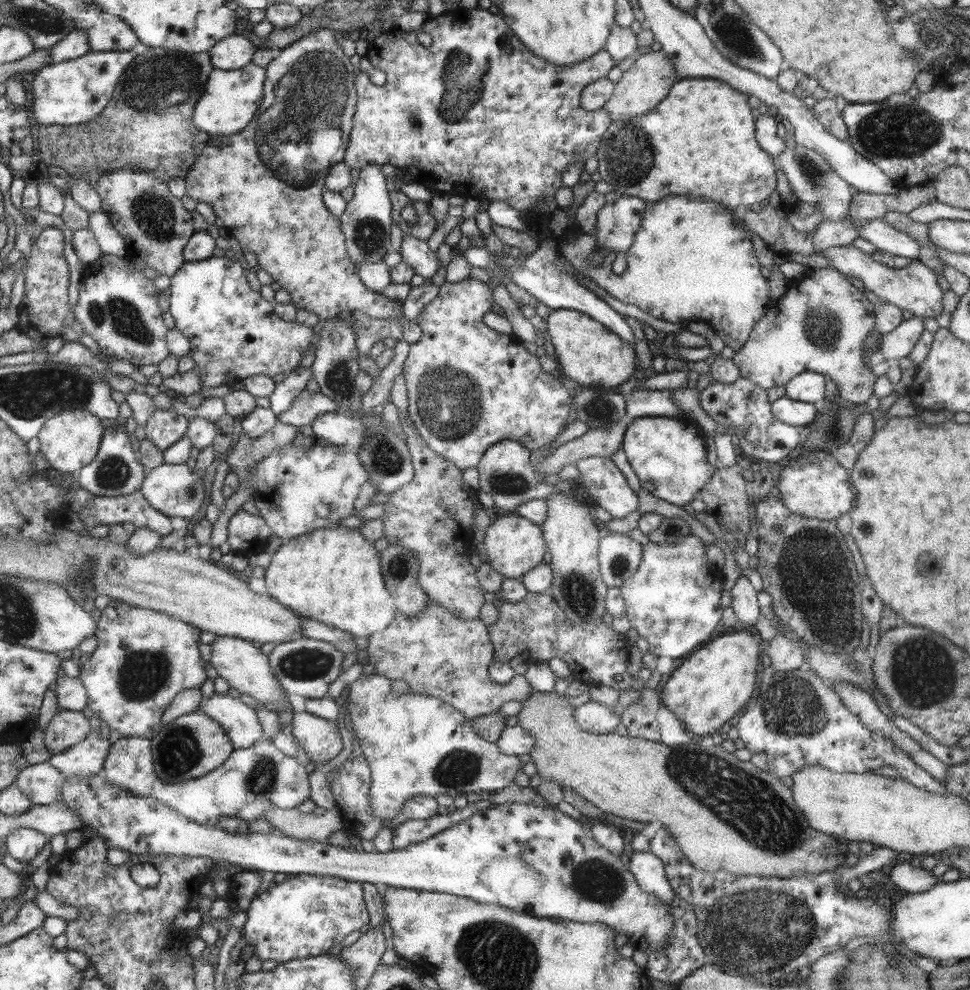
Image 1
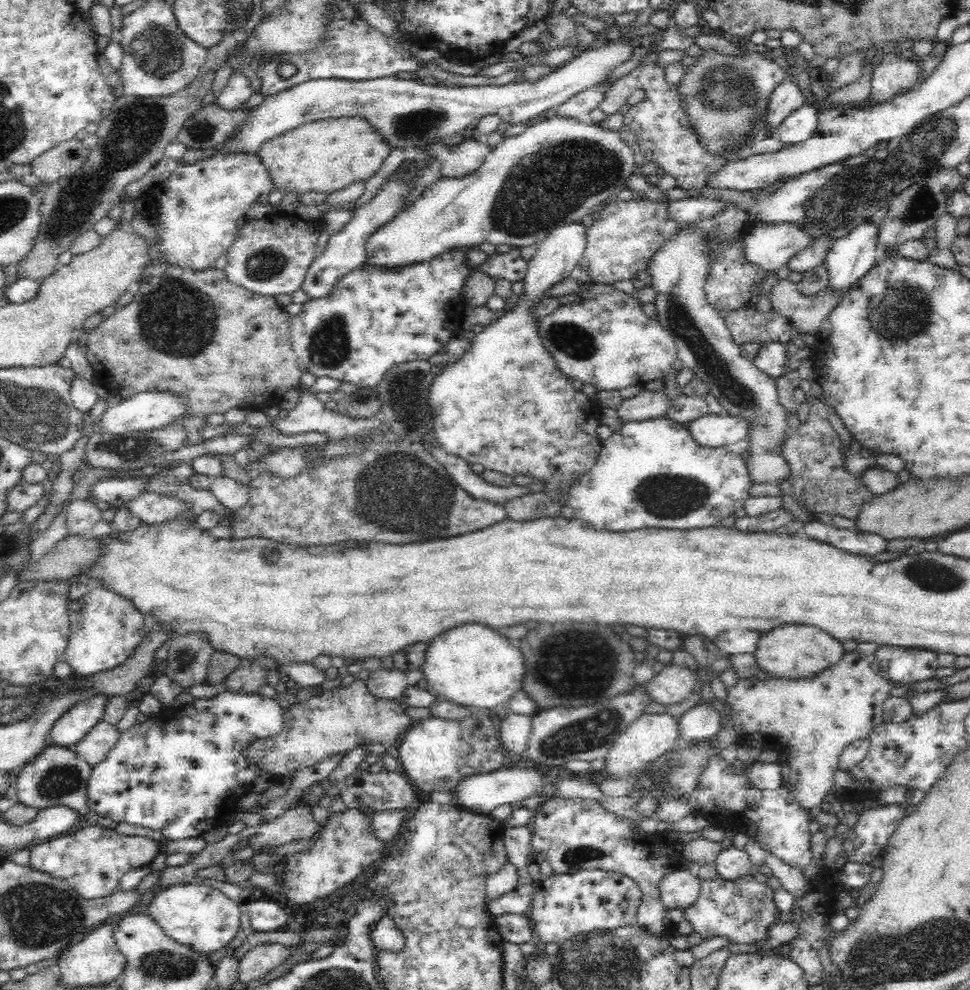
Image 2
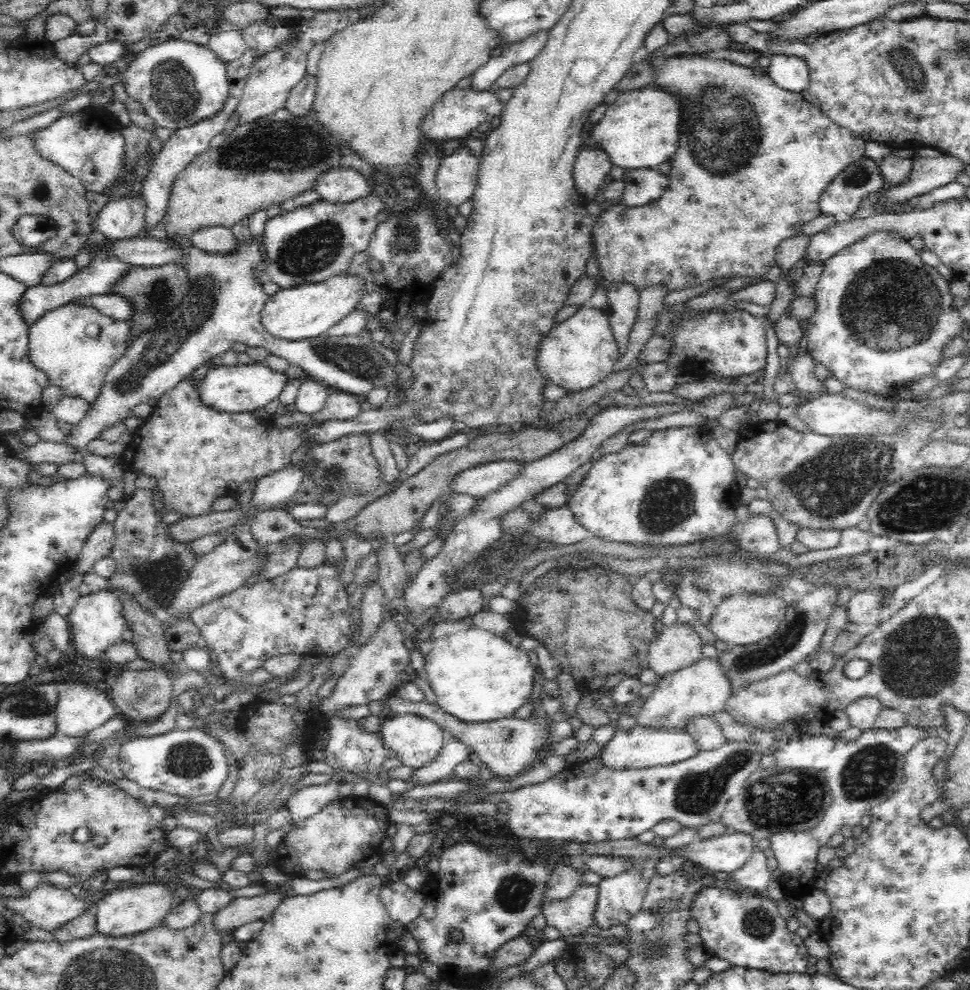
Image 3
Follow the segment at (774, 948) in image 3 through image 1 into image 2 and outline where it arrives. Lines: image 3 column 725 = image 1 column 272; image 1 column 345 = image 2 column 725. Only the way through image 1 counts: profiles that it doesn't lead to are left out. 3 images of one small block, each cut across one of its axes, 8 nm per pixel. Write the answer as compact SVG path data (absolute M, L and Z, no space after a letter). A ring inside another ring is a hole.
M749 873L739 879L728 881L718 878L701 881L702 892L692 907L684 910L685 920L693 926L694 932L702 938L726 936L730 942L759 941L766 938L766 927L777 921L778 909L774 904L774 891L756 873Z

